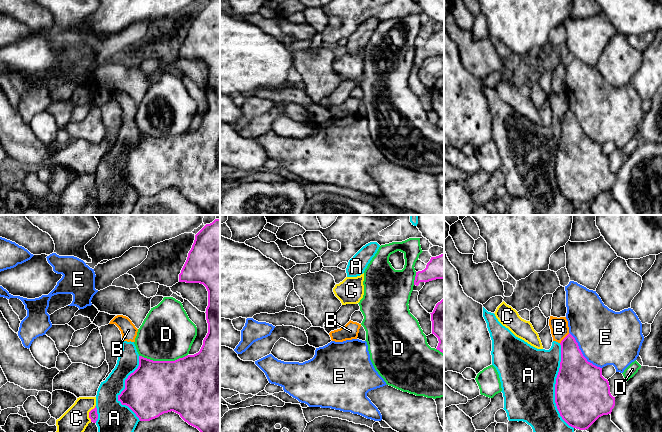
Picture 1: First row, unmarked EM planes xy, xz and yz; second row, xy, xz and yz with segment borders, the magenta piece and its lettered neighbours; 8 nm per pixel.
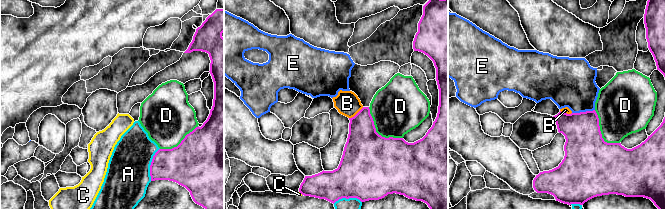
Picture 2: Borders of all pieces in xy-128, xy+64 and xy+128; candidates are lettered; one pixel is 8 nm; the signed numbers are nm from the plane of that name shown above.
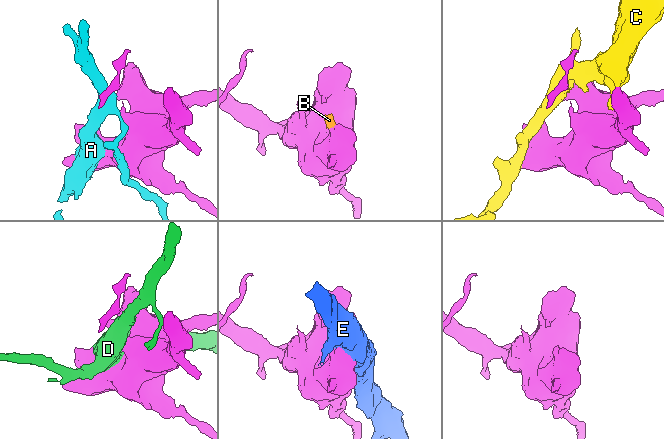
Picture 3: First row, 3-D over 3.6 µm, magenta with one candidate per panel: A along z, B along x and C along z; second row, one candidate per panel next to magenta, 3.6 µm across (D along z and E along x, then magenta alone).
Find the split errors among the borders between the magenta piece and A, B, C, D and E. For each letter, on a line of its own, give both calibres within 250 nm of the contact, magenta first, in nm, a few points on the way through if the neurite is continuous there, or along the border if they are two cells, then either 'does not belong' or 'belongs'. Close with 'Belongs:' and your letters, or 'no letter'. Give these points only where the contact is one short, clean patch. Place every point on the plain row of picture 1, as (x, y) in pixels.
A: calibres 440 and 460 nm; does not belong
B: calibres 240 and 140 nm; border yz (569, 109), (560, 119); does not belong
C: calibres 70 and 220 nm; does not belong
D: calibres 440 and 420 nm; does not belong
E: calibres 380 and 440 nm; does not belong
Belongs: no letter

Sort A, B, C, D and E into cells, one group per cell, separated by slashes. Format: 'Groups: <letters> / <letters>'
Groups: A B / C / D / E

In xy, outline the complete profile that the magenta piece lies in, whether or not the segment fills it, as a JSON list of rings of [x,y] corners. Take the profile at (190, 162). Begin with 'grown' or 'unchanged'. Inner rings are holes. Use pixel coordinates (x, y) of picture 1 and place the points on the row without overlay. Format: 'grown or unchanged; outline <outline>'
unchanged; outline [[[206,0],[196,11],[191,26],[188,29],[187,36],[179,50],[179,58],[200,59],[203,60],[208,67],[208,82],[206,84],[206,96],[208,99],[208,109],[203,116],[200,127],[194,131],[187,131],[175,137],[153,137],[139,132],[139,142],[125,156],[125,165],[118,171],[118,177],[122,181],[128,182],[139,194],[140,197],[150,197],[168,188],[175,188],[187,198],[189,201],[197,204],[205,214],[220,215],[220,0]]]

